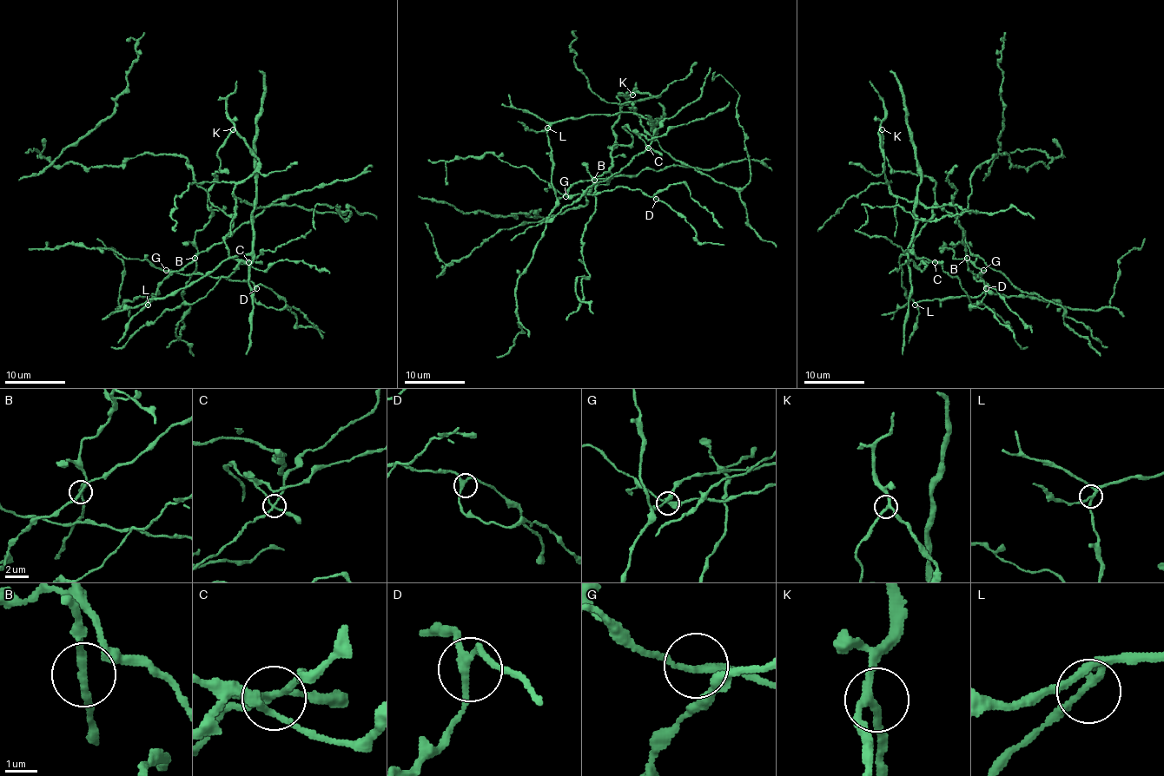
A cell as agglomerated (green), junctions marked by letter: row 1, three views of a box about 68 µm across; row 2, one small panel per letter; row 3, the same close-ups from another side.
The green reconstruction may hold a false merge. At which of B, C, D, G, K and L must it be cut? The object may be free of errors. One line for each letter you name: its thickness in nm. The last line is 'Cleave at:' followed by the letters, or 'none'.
C: 180 nm
Cleave at: C

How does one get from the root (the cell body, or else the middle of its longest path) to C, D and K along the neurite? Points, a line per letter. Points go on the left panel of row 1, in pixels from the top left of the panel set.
C: (252, 154), (234, 131), (217, 152), (221, 170), (208, 191), (233, 220), (228, 253), (249, 262)
D: (252, 154), (258, 167), (234, 194), (255, 207), (282, 202), (168, 274), (223, 276), (256, 288)
K: (252, 154), (252, 149), (233, 129)

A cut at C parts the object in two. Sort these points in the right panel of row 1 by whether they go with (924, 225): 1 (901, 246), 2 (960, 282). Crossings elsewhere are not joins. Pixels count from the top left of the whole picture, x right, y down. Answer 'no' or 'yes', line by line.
1: no
2: no

